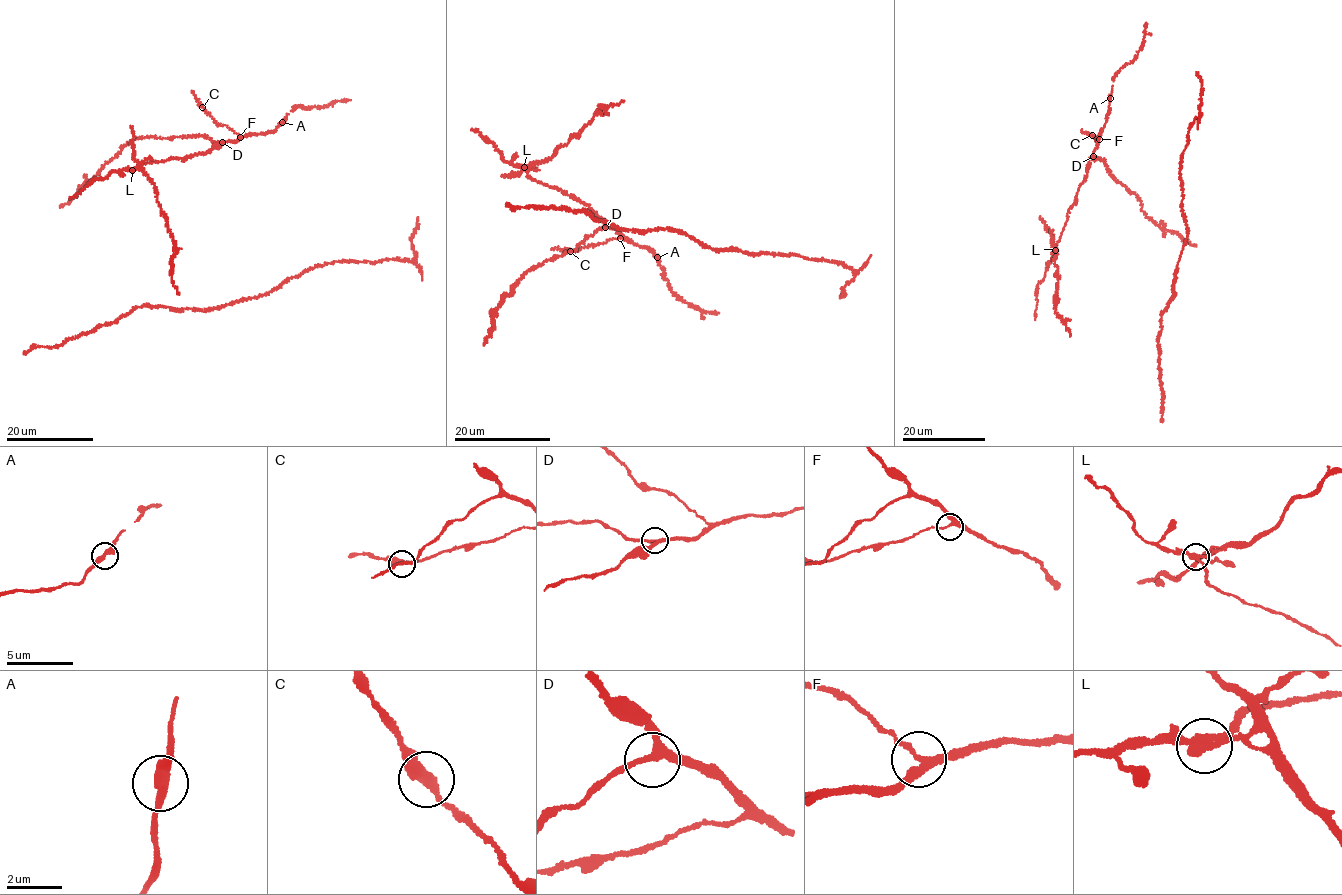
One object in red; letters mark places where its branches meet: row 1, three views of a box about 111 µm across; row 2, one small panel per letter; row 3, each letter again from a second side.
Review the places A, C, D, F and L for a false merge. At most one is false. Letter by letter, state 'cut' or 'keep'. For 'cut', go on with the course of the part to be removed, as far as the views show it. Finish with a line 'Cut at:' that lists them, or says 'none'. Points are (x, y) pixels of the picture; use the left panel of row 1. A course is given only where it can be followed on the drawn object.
A: keep
C: keep
D: keep
F: keep
L: cut; course (132, 170), (139, 169), (155, 186), (160, 213), (166, 218), (167, 230), (175, 243), (170, 274), (178, 295)
Cut at: L

